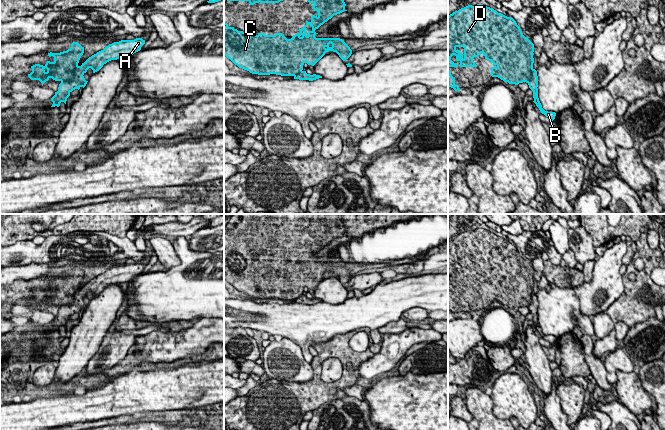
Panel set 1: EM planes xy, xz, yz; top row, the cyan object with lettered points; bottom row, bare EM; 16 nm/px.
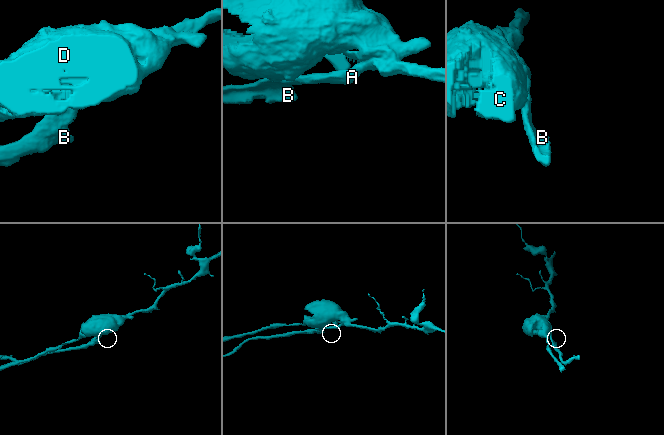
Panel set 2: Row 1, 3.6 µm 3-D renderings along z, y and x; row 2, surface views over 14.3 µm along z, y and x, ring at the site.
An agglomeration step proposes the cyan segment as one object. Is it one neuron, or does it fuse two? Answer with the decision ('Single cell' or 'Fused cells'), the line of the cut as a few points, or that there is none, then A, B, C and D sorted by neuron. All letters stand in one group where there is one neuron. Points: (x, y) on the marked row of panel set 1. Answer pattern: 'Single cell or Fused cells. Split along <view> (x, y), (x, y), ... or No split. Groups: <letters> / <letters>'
Fused cells. Split along xy (78, 66), (71, 80), (63, 80), (61, 82). Groups: A B / C D

